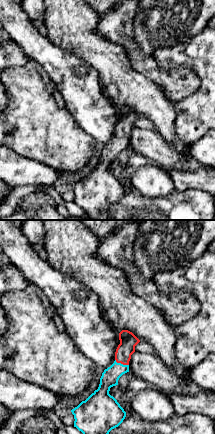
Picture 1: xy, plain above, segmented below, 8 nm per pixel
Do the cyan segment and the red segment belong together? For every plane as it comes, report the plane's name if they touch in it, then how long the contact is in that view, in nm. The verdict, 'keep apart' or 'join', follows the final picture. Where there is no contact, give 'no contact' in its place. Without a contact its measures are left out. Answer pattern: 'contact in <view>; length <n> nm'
contact in xy; length 120 nm

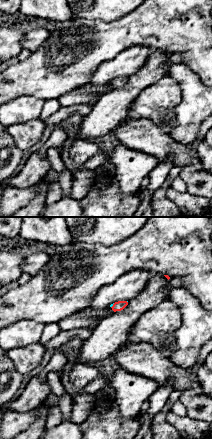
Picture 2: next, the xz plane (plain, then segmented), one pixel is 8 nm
contact in xz; length 50 nm

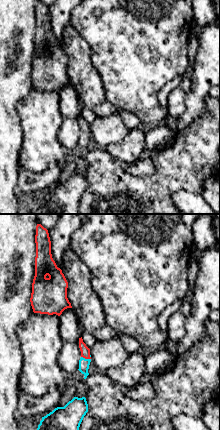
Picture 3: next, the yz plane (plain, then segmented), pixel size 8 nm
contact in yz; length 80 nm

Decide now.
join

